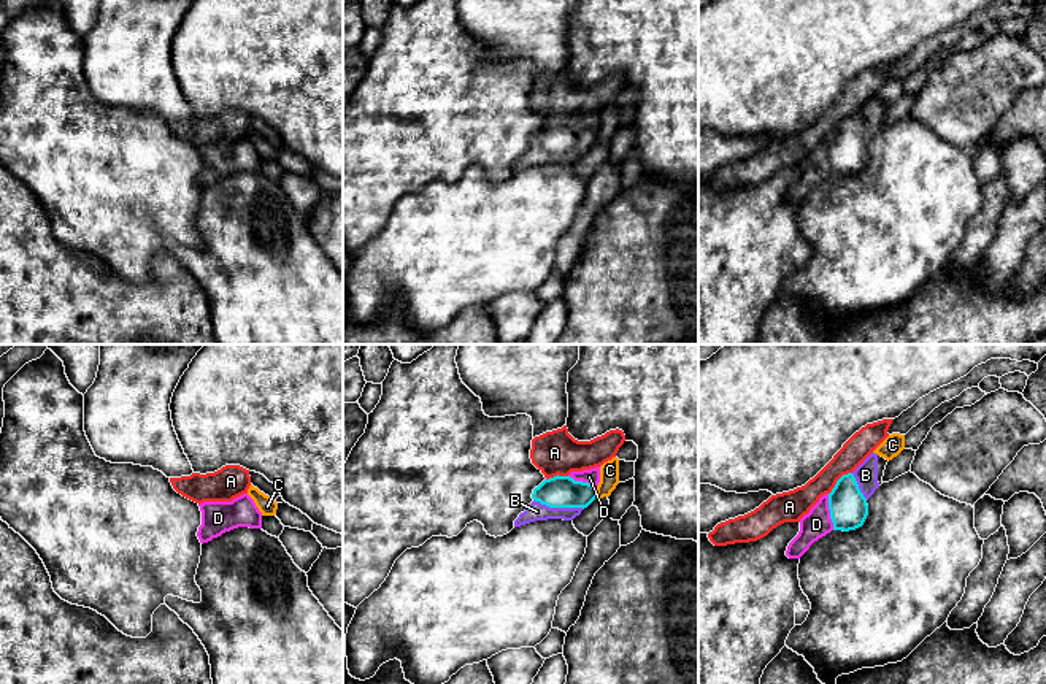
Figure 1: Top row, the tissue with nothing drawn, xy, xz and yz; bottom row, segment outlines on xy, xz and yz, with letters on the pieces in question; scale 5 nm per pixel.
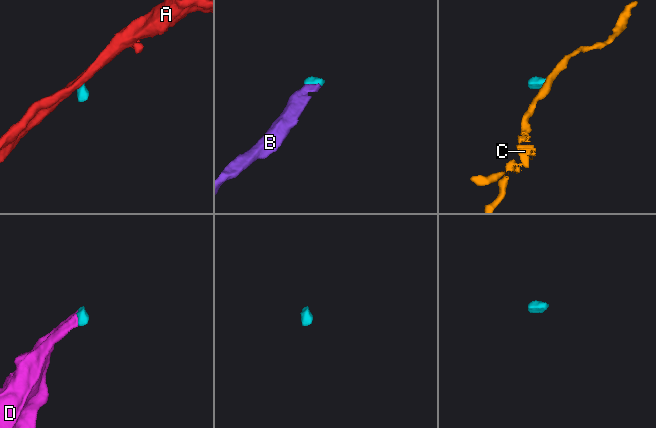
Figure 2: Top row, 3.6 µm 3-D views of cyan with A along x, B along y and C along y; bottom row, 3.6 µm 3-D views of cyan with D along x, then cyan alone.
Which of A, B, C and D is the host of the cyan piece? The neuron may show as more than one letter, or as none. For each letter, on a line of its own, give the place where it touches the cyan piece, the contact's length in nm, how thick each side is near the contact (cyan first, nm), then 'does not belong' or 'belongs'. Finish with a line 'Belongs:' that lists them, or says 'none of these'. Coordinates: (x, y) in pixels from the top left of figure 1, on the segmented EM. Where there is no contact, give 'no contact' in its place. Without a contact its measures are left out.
A: yz (837, 481) | 170 nm | 190/150 nm | does not belong
B: xz (559, 507) | 260 nm | 160/90 nm | belongs
C: xz (596, 492) | 60 nm | 160/100 nm | does not belong
D: yz (830, 511) | 190 nm | 190/140 nm | belongs
Belongs: B, D

